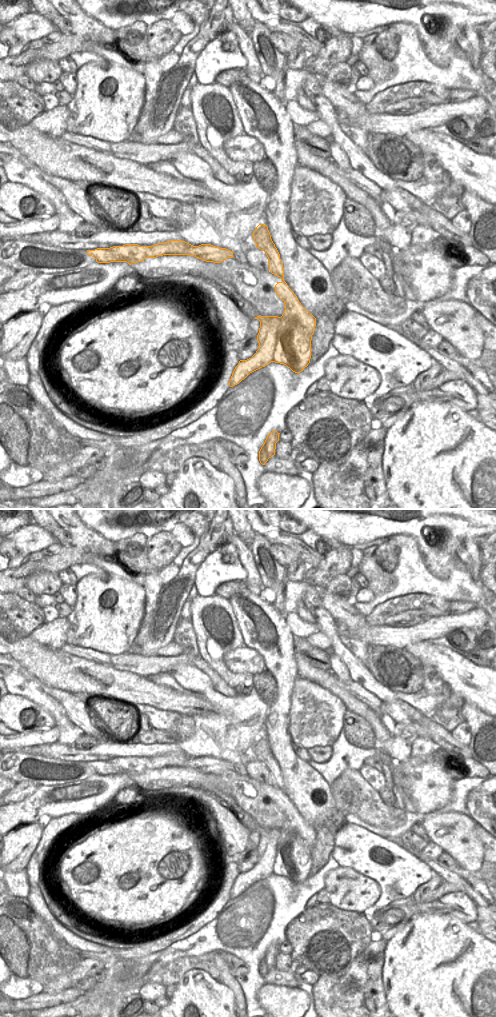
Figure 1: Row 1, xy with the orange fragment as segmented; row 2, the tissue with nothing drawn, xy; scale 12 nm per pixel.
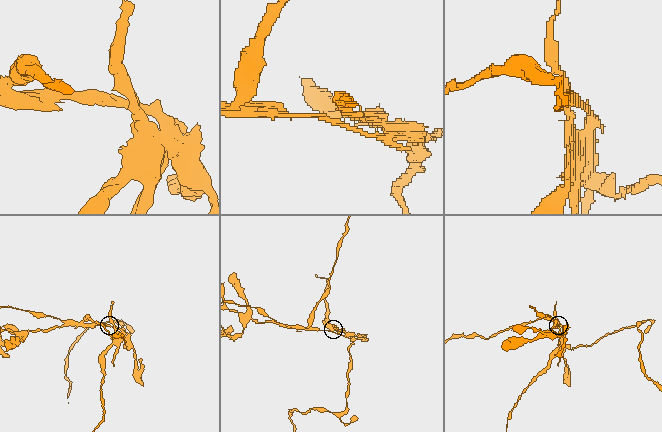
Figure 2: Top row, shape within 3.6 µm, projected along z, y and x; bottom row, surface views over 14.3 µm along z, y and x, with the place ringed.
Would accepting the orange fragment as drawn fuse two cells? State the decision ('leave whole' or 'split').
split

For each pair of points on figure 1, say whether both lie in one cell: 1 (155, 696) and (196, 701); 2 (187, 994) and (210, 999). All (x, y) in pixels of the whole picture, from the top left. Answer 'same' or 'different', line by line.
1: same
2: same

